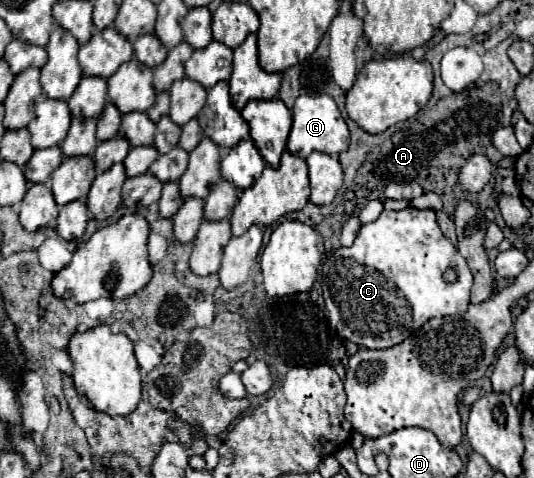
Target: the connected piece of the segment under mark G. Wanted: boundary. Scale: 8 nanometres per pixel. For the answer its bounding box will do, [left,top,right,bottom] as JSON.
[287,93,349,157]

